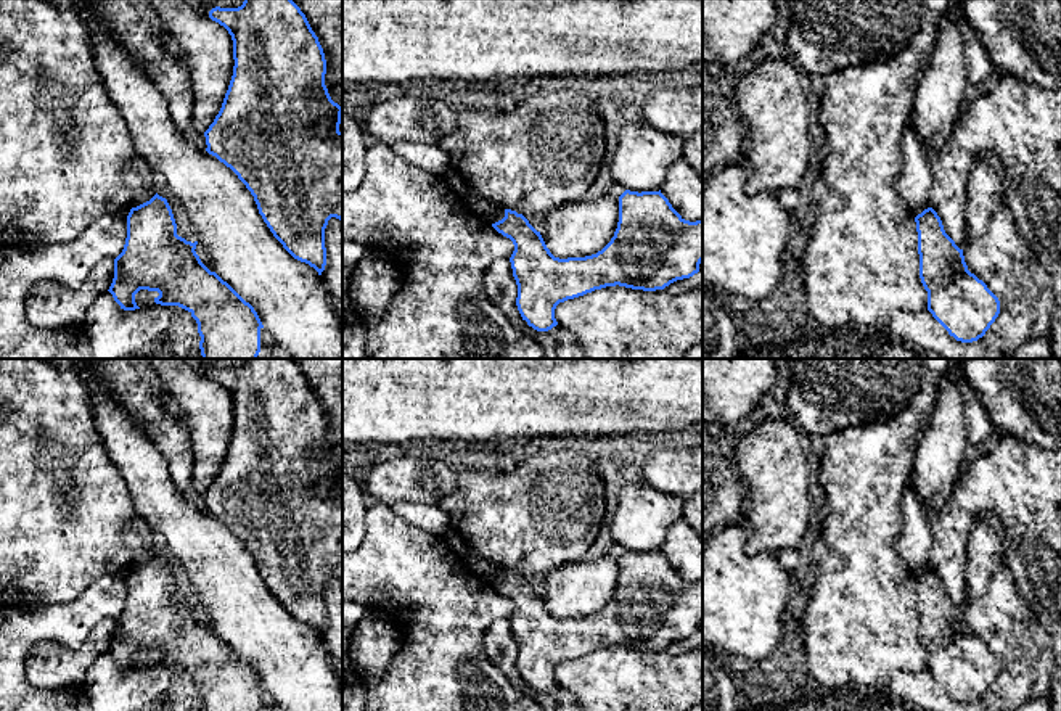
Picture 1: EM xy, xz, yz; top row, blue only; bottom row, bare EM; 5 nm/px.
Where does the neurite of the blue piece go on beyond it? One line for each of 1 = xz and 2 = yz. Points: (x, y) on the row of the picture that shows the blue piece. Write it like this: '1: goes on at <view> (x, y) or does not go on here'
1: does not go on here
2: does not go on here

